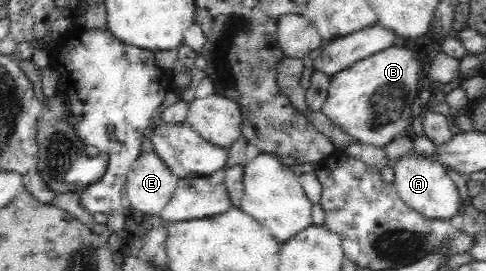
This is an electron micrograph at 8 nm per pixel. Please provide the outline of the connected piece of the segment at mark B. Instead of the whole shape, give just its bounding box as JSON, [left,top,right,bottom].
[322,46,421,148]

